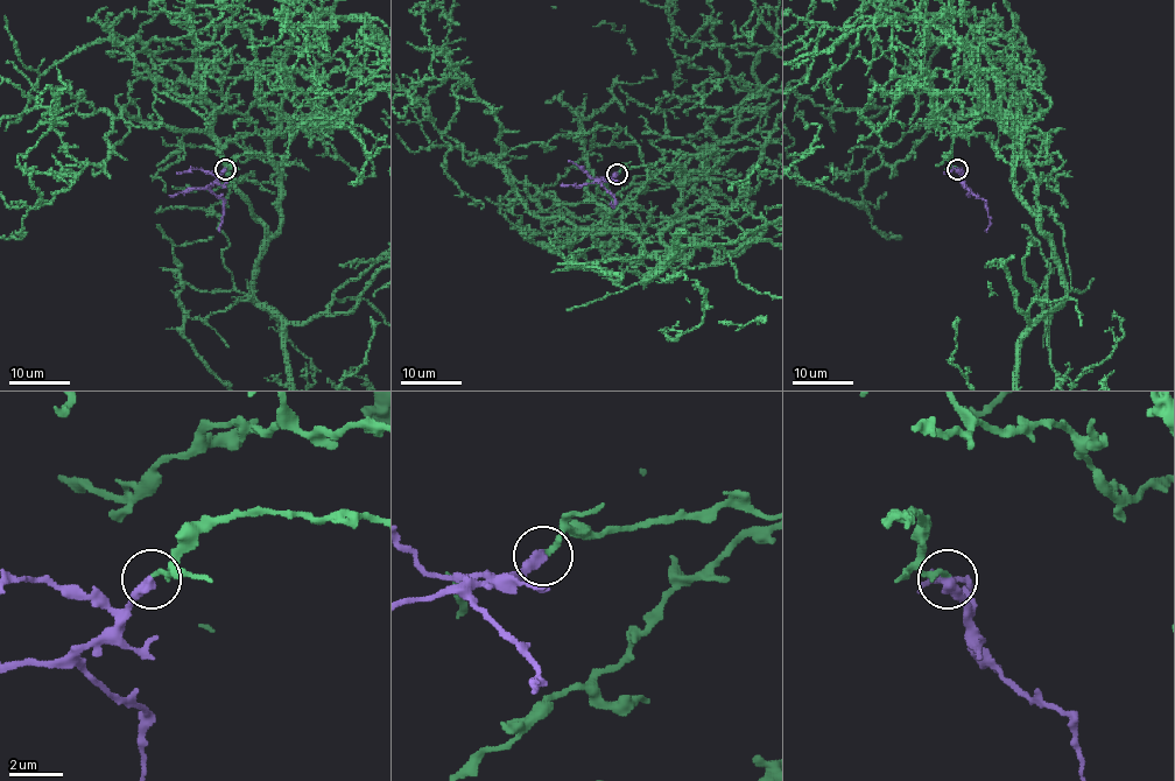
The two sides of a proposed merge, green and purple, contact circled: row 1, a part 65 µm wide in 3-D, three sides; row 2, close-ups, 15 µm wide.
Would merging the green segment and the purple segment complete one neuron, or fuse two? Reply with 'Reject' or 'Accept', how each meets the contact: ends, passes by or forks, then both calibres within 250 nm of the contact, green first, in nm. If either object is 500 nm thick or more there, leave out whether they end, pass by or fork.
Accept. At the ring green ends. At the ring purple ends. Thickness 190 nm (green) against 400 nm

